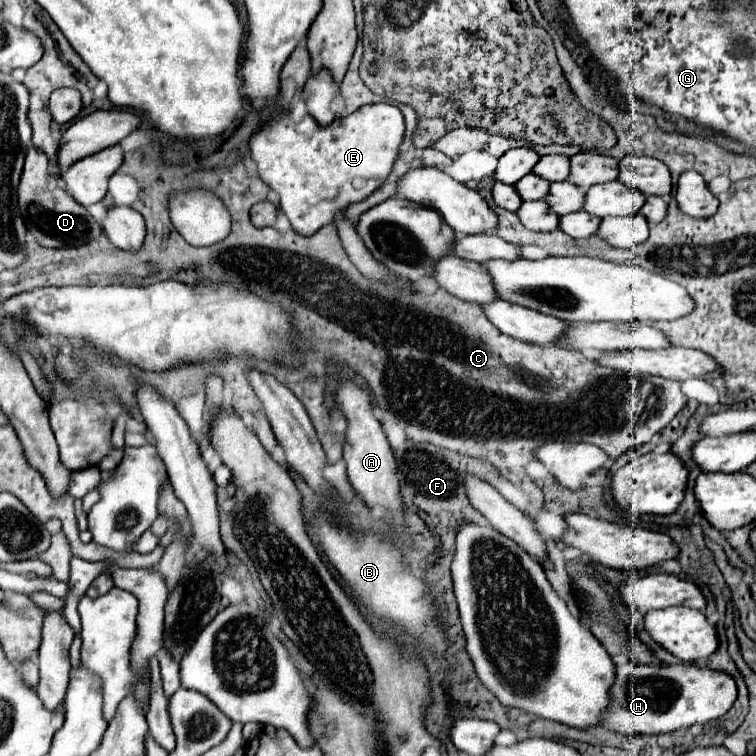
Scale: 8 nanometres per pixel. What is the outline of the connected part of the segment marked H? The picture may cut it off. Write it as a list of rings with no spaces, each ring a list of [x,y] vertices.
[[[630,660],[616,668],[612,706],[604,722],[608,728],[622,734],[674,732],[724,716],[732,708],[736,696],[738,688],[730,674],[694,664],[670,664],[662,668],[636,666]]]

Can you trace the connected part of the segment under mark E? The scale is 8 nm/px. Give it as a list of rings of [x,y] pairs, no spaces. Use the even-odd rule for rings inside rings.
[[[366,104],[356,112],[334,120],[328,126],[318,124],[312,116],[292,124],[288,116],[270,120],[260,132],[250,138],[250,158],[258,168],[258,176],[280,196],[280,208],[288,216],[292,228],[304,236],[312,236],[322,226],[334,220],[350,204],[366,200],[390,176],[404,140],[404,116],[394,104]]]

